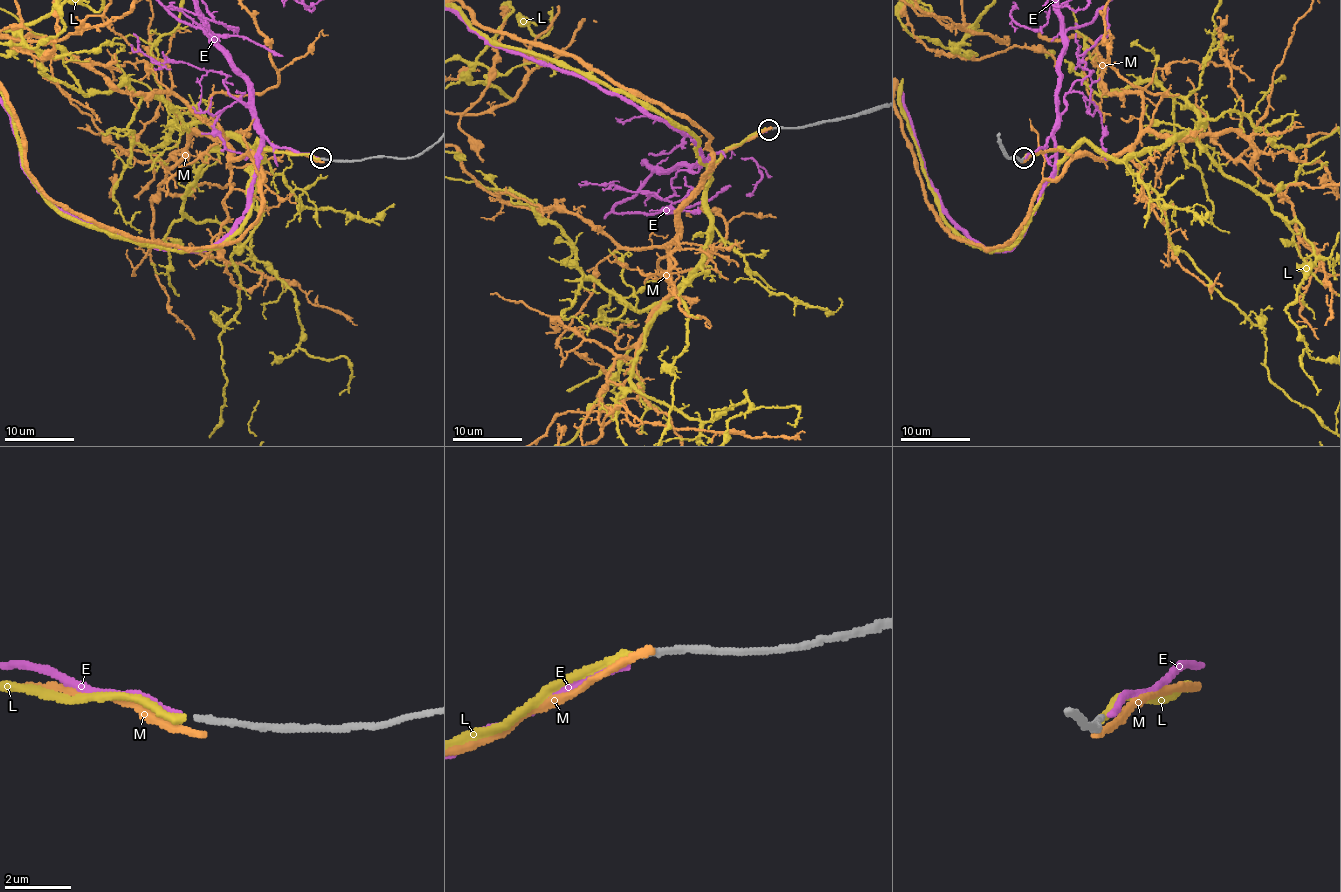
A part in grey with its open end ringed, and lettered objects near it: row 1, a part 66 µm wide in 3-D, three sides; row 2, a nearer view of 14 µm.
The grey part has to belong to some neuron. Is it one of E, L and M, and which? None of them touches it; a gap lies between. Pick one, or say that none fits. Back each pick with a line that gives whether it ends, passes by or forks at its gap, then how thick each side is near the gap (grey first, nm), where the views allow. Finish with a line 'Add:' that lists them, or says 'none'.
E: it ends there; 170 nm thick on the grey side, 200 nm on the other
Add: E

